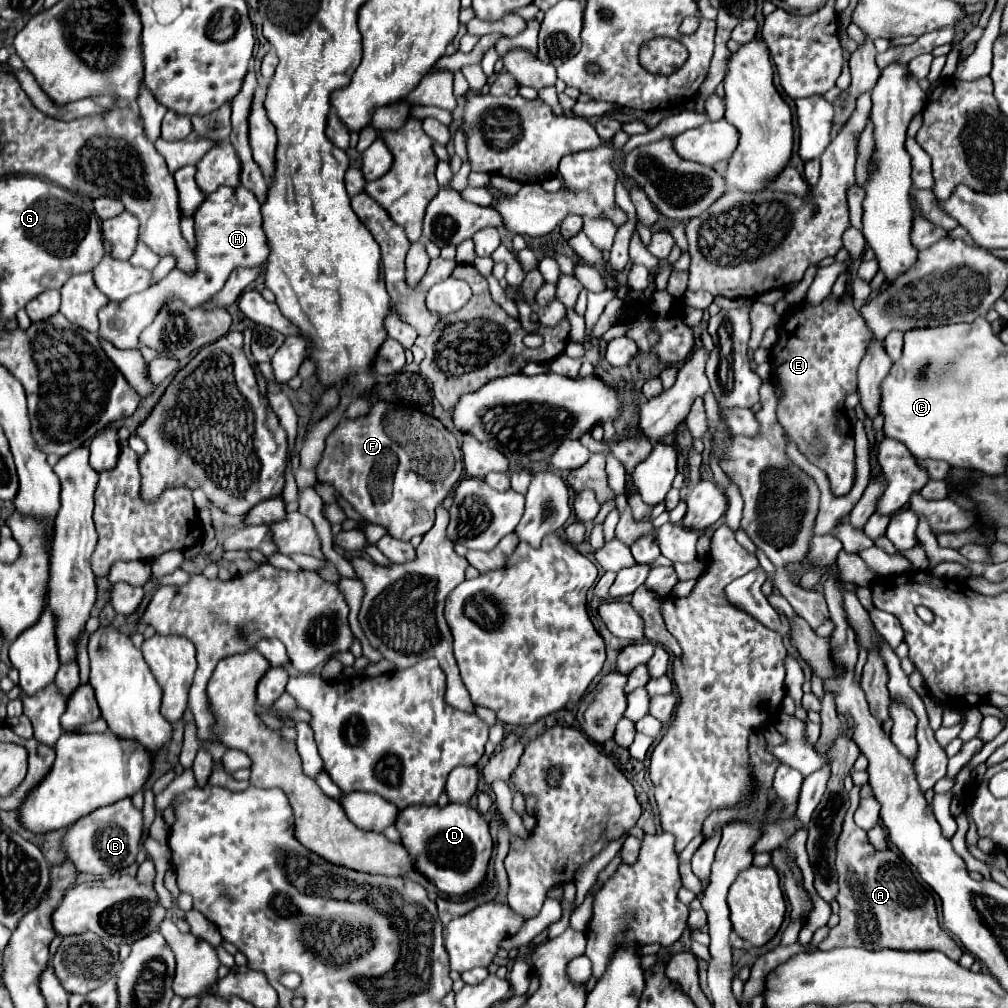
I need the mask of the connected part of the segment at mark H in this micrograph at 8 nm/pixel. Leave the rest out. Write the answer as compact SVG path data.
M220 186L220 190L206 196L202 206L194 212L194 228L196 228L196 268L194 272L184 272L174 268L164 280L156 286L126 298L124 302L108 302L100 312L100 330L98 336L112 342L116 348L136 348L140 332L152 324L154 316L162 310L164 304L180 300L186 306L200 306L210 300L216 292L222 290L224 282L232 274L232 270L244 268L260 268L268 258L268 244L262 230L260 218L260 202L250 190L244 186Z

